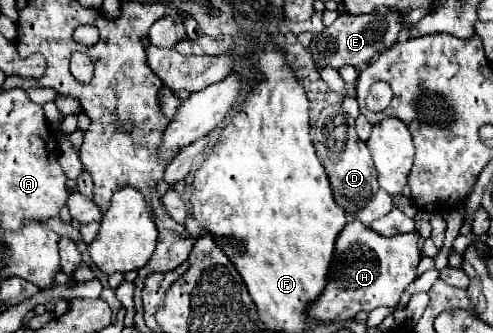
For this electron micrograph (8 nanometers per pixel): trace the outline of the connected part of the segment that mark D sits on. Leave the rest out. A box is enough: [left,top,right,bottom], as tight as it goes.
[313,105,379,213]

